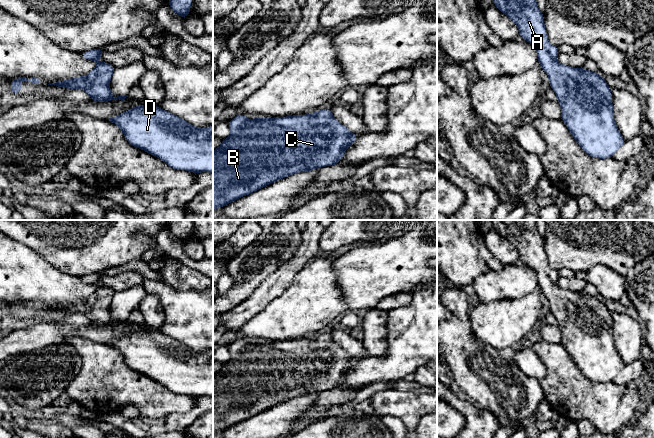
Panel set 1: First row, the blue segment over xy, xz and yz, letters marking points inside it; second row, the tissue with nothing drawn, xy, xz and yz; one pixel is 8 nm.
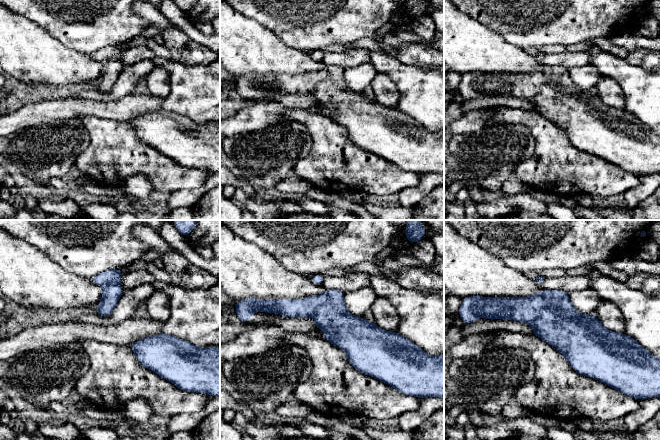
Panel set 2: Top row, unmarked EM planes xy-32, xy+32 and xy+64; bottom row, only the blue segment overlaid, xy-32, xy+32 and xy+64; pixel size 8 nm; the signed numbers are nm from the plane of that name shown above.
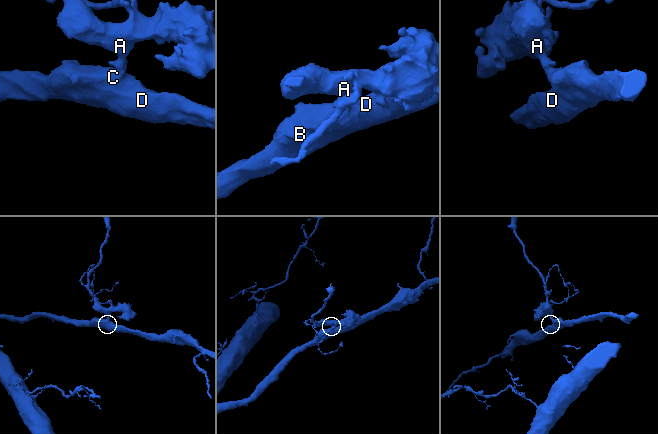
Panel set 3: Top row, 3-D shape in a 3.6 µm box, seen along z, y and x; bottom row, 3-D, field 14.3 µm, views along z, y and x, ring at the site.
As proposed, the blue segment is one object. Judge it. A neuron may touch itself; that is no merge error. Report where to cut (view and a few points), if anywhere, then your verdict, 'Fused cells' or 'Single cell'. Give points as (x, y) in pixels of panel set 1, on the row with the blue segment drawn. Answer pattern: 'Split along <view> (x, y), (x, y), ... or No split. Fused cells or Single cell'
No split. Single cell

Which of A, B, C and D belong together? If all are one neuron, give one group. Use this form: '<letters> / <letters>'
A B C D

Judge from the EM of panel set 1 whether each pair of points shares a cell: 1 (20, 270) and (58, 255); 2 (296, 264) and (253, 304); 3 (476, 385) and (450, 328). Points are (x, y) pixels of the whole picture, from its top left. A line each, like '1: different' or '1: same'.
1: different
2: same
3: same

